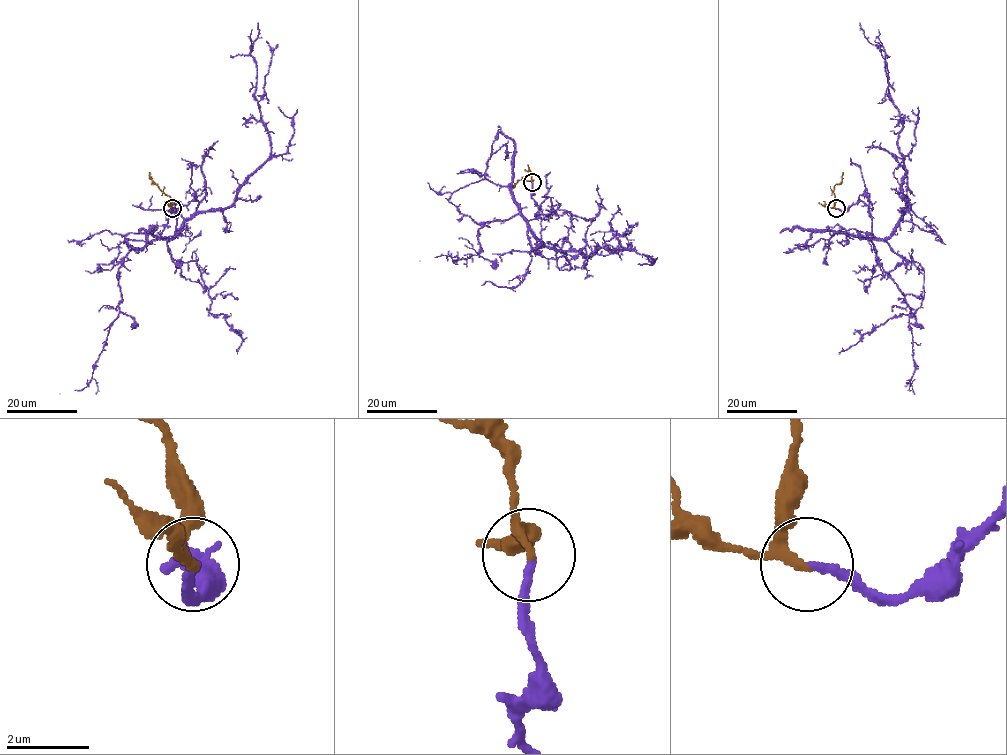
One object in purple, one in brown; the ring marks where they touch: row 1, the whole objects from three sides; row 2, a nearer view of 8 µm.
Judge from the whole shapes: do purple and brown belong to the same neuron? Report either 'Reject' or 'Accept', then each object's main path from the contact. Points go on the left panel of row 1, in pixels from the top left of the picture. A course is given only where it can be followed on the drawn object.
Accept. Course of purple: (173, 208), (180, 202), (168, 239), (199, 213), (229, 206), (271, 153), (255, 97), (257, 23). Course of brown: (173, 208), (171, 198), (152, 181), (149, 172)

